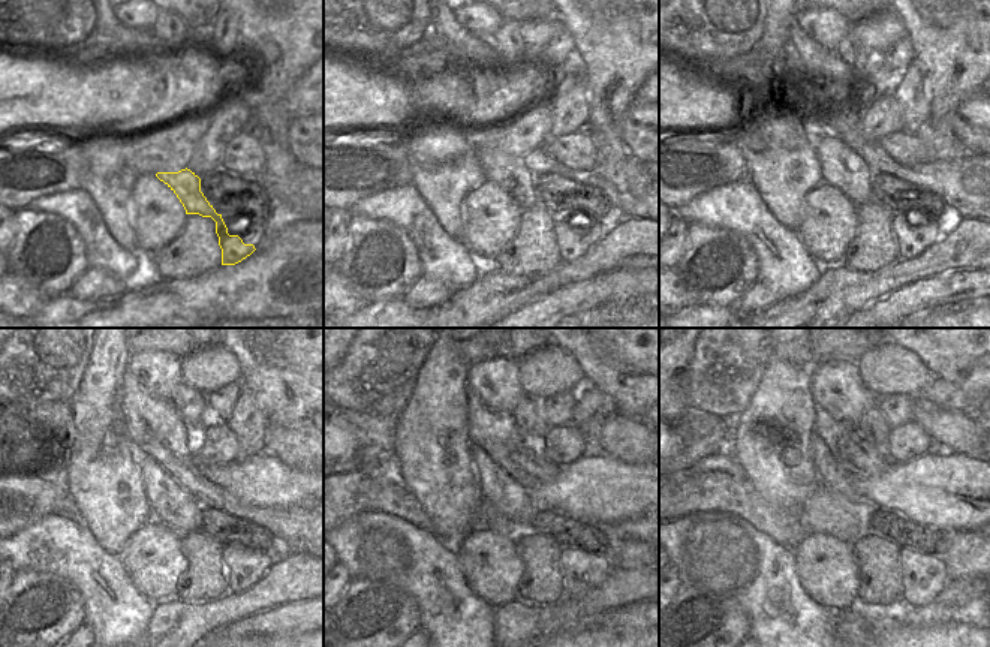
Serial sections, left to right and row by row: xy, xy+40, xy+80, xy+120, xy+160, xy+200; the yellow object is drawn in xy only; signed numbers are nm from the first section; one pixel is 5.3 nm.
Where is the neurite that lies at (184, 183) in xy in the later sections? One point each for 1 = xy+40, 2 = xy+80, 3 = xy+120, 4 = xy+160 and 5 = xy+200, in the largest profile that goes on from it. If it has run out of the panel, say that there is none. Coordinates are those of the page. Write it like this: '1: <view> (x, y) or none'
1: xy+40 (509, 172)
2: xy+80 (842, 168)
3: xy+120 (172, 505)
4: xy+160 (508, 497)
5: xy+200 (833, 477)

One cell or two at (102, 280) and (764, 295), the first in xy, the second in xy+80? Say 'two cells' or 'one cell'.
one cell

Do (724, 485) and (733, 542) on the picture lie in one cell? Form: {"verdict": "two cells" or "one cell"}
{"verdict": "two cells"}

